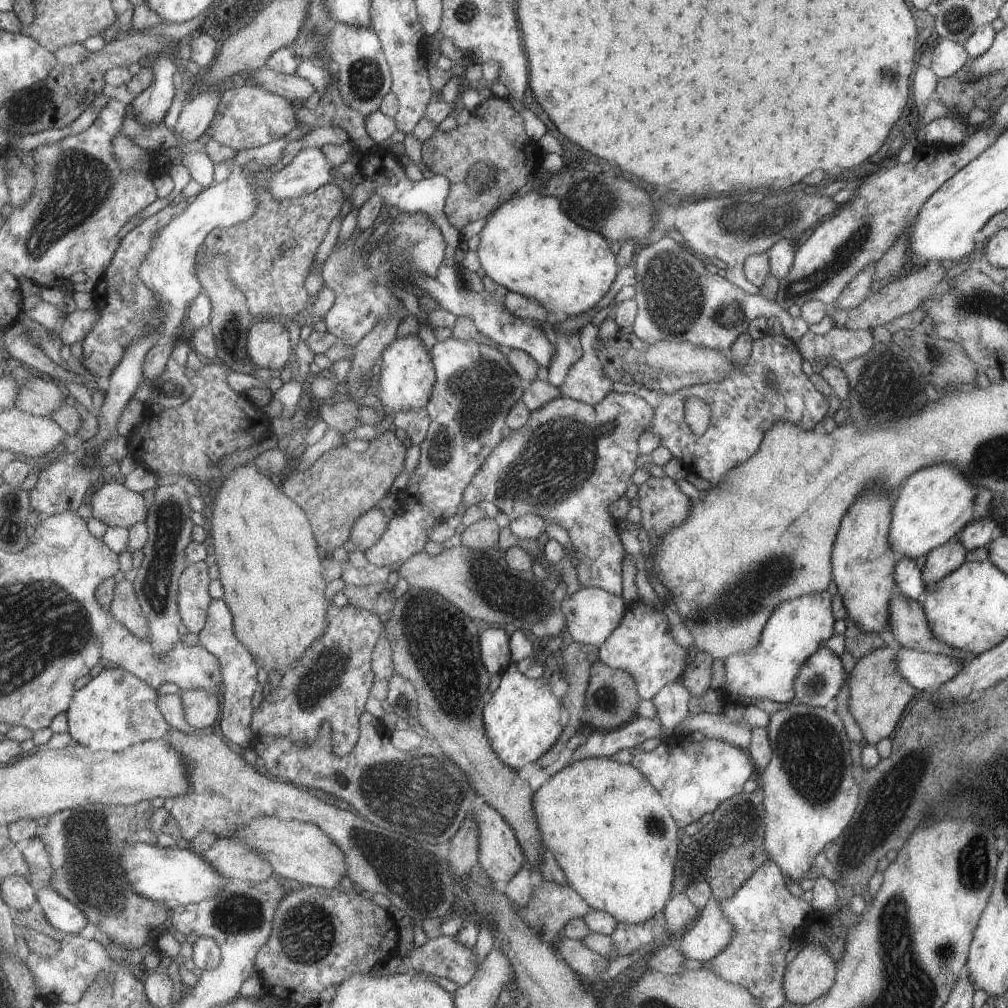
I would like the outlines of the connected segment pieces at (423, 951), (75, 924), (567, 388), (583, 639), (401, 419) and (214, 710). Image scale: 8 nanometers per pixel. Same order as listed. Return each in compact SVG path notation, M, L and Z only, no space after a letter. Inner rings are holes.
M437 936L429 938L409 954L409 966L415 972L447 978L463 988L475 980L481 966L475 950L477 948L465 946L457 936Z
M51 888L39 890L39 902L41 902L43 914L49 920L49 924L63 934L81 936L81 932L87 928L87 924L91 924L87 914L77 904L73 904L63 894L59 894Z
M601 322L599 326L589 324L579 332L585 354L579 362L571 366L567 380L559 388L561 398L571 398L589 406L599 406L599 402L605 400L609 392L613 392L613 380L603 370L603 364L595 350L597 342L601 340L599 330L603 324L605 322Z
M583 588L563 602L563 612L567 620L567 630L571 632L577 644L601 648L611 638L611 634L621 626L629 608L625 606L625 600L621 596L609 594L601 588Z
M405 408L405 410L395 412L393 418L395 418L393 424L397 430L403 430L411 438L413 444L423 446L433 424L427 408Z
M185 690L181 692L185 706L185 720L195 730L213 728L217 720L223 718L223 710L217 694L207 690Z

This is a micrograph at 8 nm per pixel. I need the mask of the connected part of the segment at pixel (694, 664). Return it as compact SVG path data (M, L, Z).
M693 650L687 660L687 668L683 670L683 686L693 694L701 696L707 694L711 688L711 676L713 676L713 656L707 652Z

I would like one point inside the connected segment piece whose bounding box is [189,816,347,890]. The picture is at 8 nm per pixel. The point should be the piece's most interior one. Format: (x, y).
(303, 853)

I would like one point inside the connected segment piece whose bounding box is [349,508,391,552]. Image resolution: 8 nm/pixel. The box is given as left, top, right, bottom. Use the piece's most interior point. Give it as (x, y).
(370, 528)

